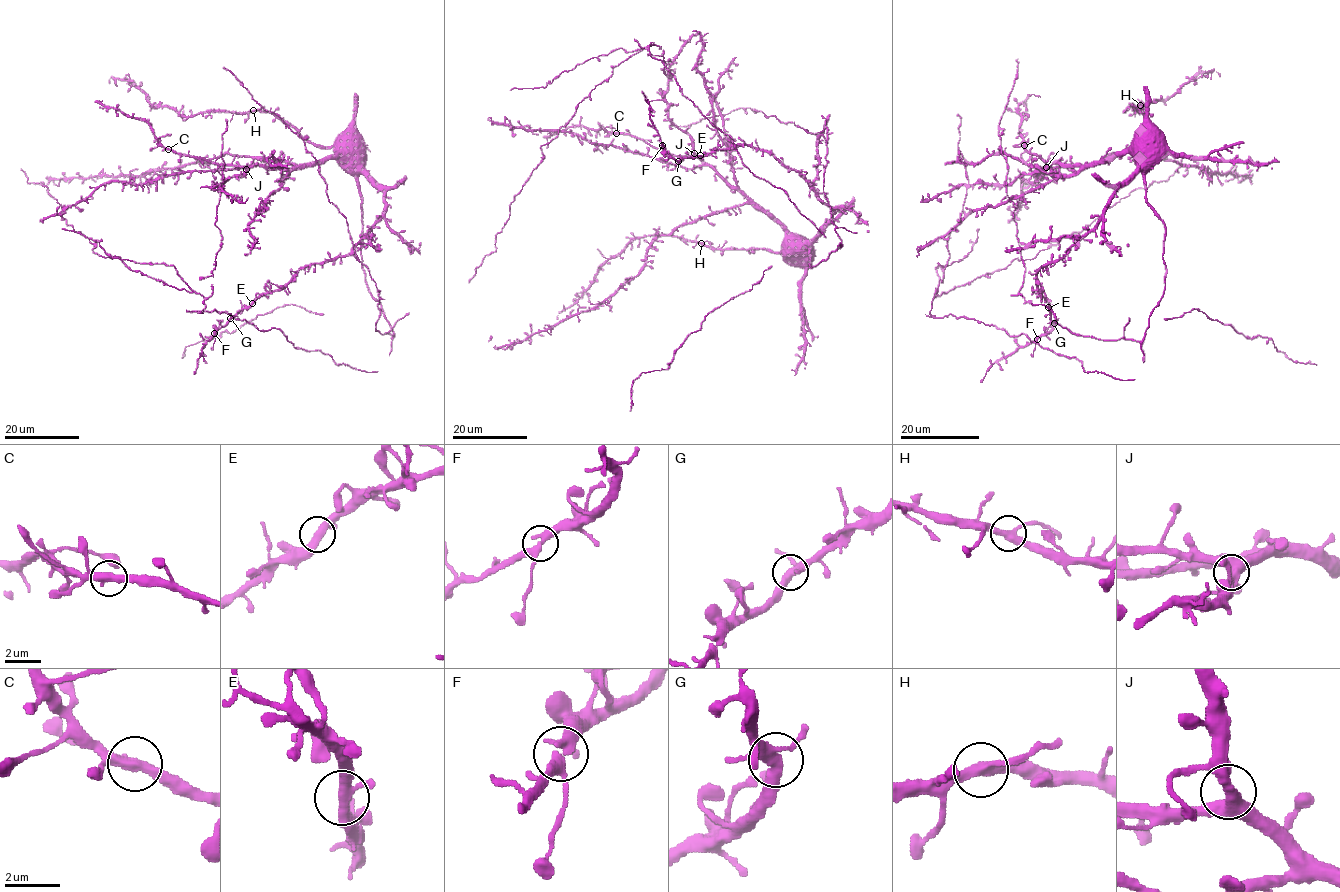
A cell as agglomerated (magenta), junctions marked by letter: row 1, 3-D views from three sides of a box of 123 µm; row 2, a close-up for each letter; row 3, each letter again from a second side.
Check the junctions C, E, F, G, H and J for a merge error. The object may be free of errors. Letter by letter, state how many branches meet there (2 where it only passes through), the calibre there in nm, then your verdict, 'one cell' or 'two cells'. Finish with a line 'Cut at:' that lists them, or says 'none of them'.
C: 3 branches meet; 320 nm thick; one cell
E: 3 branches meet; 320 nm thick; one cell
F: 3 branches meet; 360 nm thick; one cell
G: 3 branches meet; 320 nm thick; one cell
H: 3 branches meet; 320 nm thick; one cell
J: 3 branches meet; 400 nm thick; one cell
Cut at: none of them

